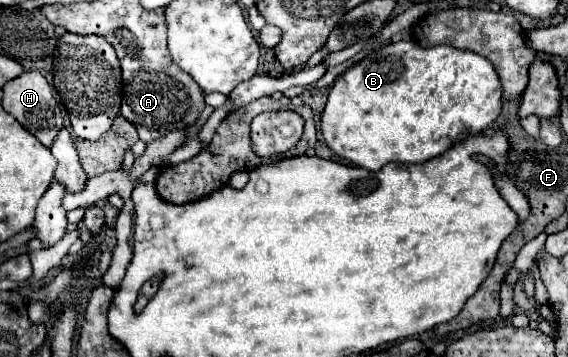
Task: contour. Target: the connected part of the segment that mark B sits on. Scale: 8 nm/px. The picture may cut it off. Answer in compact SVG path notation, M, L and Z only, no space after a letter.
M402 40L370 52L336 80L322 112L322 136L334 154L354 166L376 172L388 162L422 164L436 158L468 138L470 132L480 134L488 130L500 110L502 86L494 66L486 58L452 46L422 48L412 40Z

